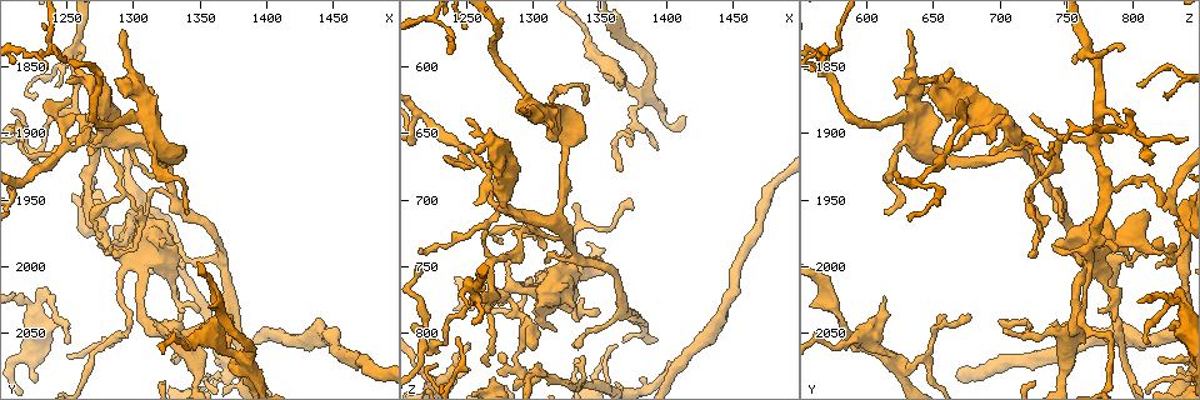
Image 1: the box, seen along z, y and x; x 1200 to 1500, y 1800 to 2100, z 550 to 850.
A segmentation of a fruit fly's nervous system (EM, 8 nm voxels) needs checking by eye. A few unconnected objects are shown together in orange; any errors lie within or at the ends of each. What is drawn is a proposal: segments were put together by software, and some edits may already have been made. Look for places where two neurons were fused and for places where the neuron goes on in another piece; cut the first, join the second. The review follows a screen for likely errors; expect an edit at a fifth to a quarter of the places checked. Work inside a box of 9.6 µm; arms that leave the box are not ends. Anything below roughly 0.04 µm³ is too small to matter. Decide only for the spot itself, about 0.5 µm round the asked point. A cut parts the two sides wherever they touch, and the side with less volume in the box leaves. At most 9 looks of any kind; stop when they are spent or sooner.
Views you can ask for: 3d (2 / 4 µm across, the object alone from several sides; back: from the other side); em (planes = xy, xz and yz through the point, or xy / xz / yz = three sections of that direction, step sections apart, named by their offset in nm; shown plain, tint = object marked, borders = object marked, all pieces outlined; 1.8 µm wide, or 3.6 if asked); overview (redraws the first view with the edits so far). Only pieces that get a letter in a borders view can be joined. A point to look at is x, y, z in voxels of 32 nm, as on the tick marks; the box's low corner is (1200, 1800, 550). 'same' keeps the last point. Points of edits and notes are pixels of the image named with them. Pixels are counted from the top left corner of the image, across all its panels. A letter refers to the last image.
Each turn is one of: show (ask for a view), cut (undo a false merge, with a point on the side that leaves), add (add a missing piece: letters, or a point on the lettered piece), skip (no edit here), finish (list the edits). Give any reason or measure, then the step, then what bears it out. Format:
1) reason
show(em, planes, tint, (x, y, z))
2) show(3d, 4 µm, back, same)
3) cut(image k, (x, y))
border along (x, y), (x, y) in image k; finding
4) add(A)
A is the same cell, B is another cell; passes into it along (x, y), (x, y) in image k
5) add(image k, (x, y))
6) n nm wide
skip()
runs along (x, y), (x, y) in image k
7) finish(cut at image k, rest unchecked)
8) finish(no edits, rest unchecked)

tapers out
show(3d, 2 µm, (1374, 2042, 708))

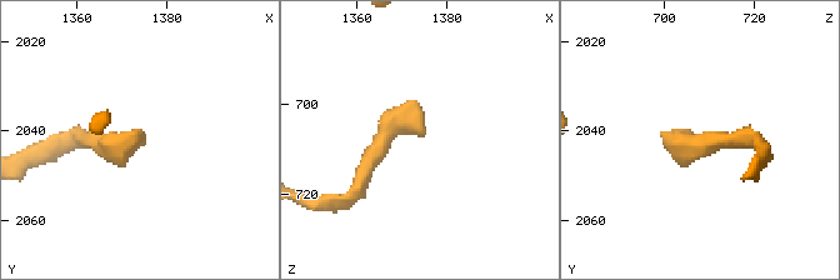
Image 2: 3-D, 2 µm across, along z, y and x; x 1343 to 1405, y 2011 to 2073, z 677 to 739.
show(em, xy, step 8, borders, (1375, 2041, 707))

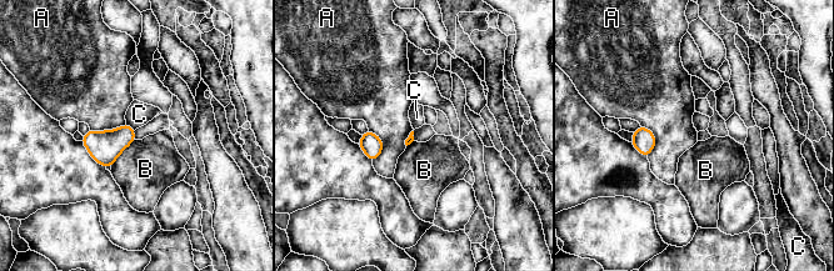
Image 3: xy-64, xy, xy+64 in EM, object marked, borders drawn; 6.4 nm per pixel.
B touches over 240 nm
skip()
A, B and C are other cells; no lettered piece goes on from it

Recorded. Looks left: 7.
thick turns thin
show(3d, 4 µm, (1326, 2048, 752))

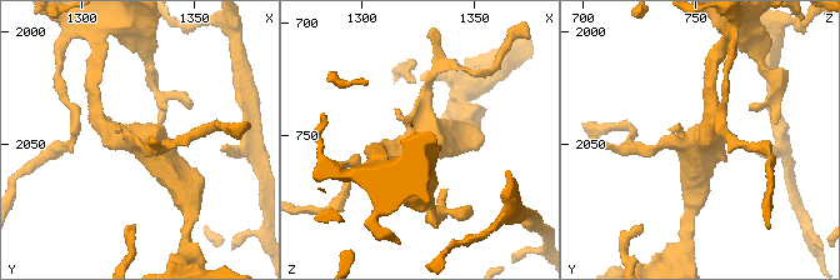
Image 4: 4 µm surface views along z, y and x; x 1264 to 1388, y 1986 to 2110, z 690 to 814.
show(em, 3.6 µm, planes, borders, (1326, 2050, 751))

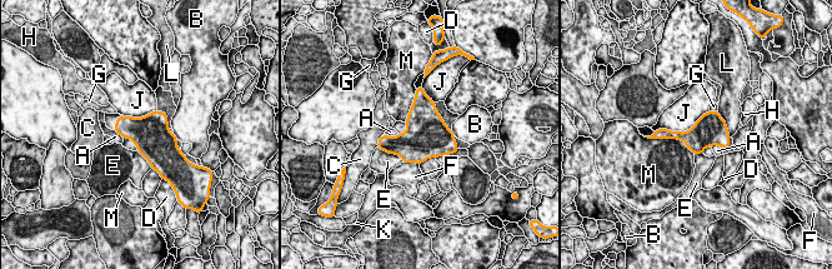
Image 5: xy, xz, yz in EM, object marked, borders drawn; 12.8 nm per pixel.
J touches over 700 nm
skip()
A, B, C, D, E, F, G, H, J, K, L and M are other cells; border along (708, 110), (685, 131), (657, 130) in image 5; all the same neuron

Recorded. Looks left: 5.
show(em, xy, step 4, tint, (1268, 1872, 648))

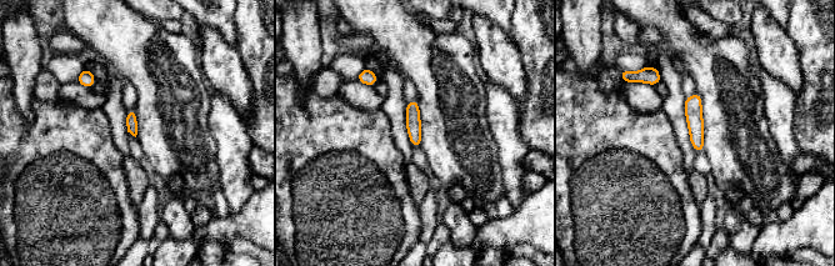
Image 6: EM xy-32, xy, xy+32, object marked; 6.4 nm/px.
cut it another way
show(em, planes, tint, same)

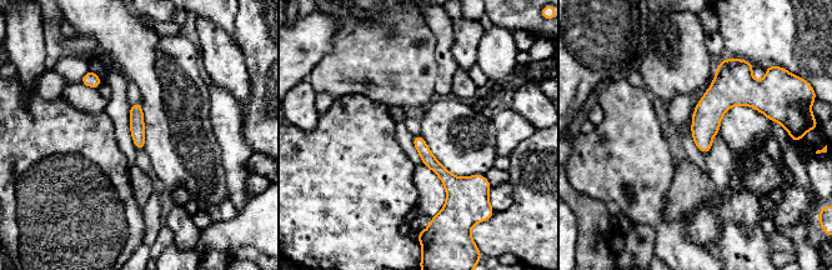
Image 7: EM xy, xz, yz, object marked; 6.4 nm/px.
show(em, planes, borders, same)

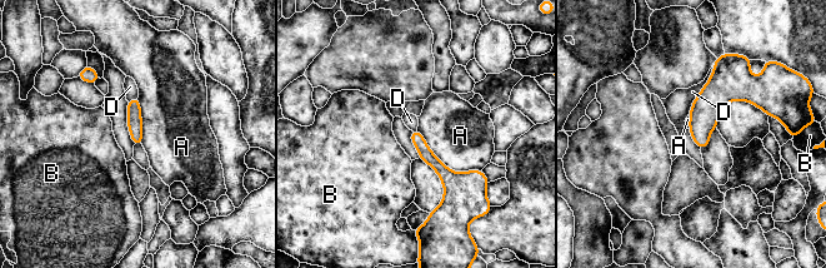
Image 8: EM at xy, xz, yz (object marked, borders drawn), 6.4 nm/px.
skip()
A, B and D are other cells; runs along (414, 133), (455, 184), (455, 198) in image 8; none of them fits

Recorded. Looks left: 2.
sharp bend
show(em, planes, plain, (1270, 1902, 744))

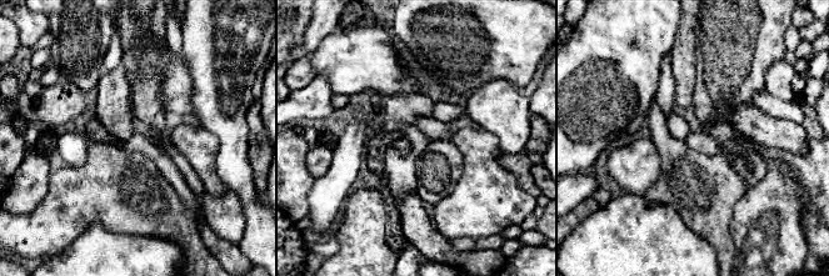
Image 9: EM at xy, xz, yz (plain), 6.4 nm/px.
show(em, planes, borders, same)

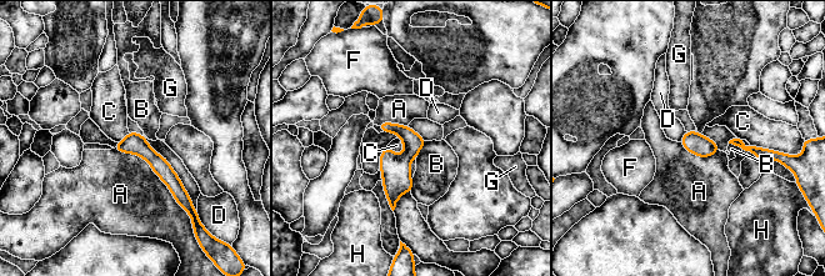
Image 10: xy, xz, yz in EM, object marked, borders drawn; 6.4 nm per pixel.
skip()
A, B, C, D, F, G and H are other cells; continuous, no second neuron

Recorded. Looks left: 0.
finish(no edits, rest unchecked)

